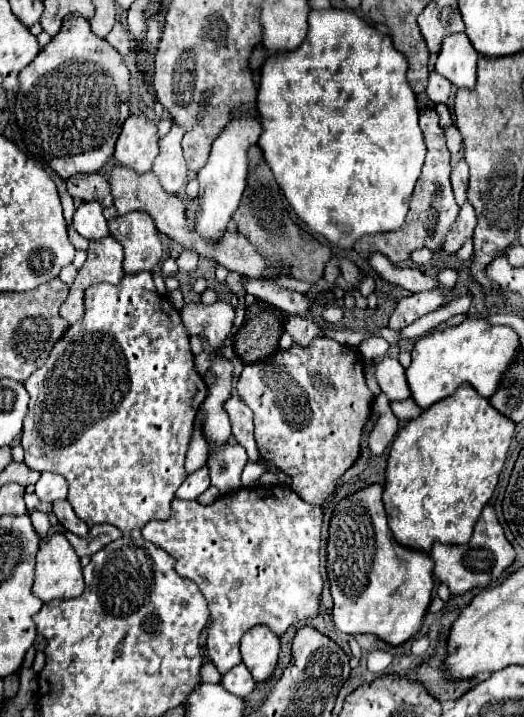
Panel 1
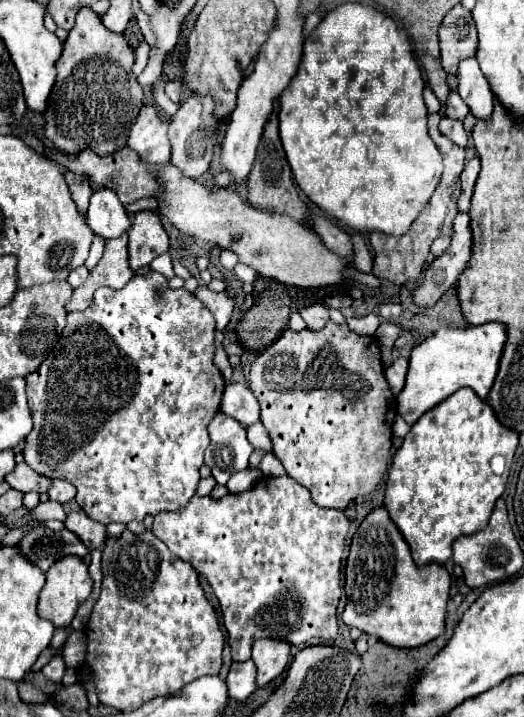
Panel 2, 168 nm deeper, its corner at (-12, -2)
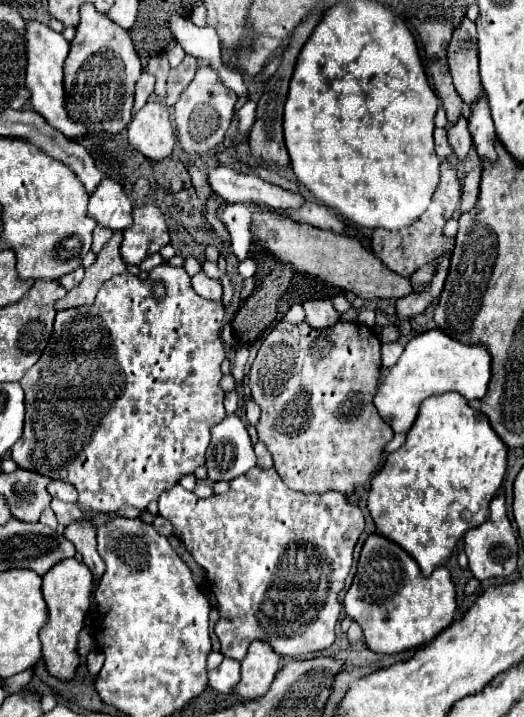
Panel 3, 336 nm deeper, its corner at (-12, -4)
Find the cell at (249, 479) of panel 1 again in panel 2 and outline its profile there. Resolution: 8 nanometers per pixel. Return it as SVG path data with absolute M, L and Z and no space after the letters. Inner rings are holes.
M248 468L248 470L244 470L244 472L236 472L236 474L228 480L226 486L228 486L228 490L230 490L232 494L240 494L240 492L252 488L260 478L262 478L262 472L260 472L258 468Z

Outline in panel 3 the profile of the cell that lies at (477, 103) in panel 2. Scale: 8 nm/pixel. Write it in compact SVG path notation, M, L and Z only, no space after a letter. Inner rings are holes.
M486 94L472 104L472 118L470 118L470 124L468 124L468 130L470 130L470 136L472 136L472 142L474 142L474 148L480 156L480 160L488 160L488 162L494 162L496 160L496 150L494 150L494 140L496 140L496 134L494 134L494 124L492 124L492 116L490 116L490 110L488 110L488 100L486 100Z

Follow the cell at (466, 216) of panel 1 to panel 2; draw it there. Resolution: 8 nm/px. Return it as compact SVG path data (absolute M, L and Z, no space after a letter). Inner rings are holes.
M460 212L454 220L454 236L446 254L436 258L426 270L422 284L414 290L414 302L420 308L434 306L440 296L456 284L456 278L464 272L472 258L472 228L470 214Z

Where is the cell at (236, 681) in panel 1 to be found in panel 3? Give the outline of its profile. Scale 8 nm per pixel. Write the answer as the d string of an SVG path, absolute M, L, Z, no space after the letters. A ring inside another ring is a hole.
M224 658L216 670L208 670L208 684L216 692L232 692L232 688L240 682L240 662L232 658Z

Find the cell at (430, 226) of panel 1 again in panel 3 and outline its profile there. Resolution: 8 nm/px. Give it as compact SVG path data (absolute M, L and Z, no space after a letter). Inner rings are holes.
M444 160L440 164L440 182L436 186L436 192L432 194L432 204L428 206L424 216L420 216L420 220L416 220L414 224L410 224L408 228L404 228L400 232L388 232L388 230L376 228L374 238L372 238L374 254L392 272L396 272L404 278L410 278L424 264L432 262L434 258L438 258L444 252L454 250L454 238L444 236L444 224L452 218L458 204L460 204L460 182L458 182L458 176L456 176L456 166L454 166L452 160Z

